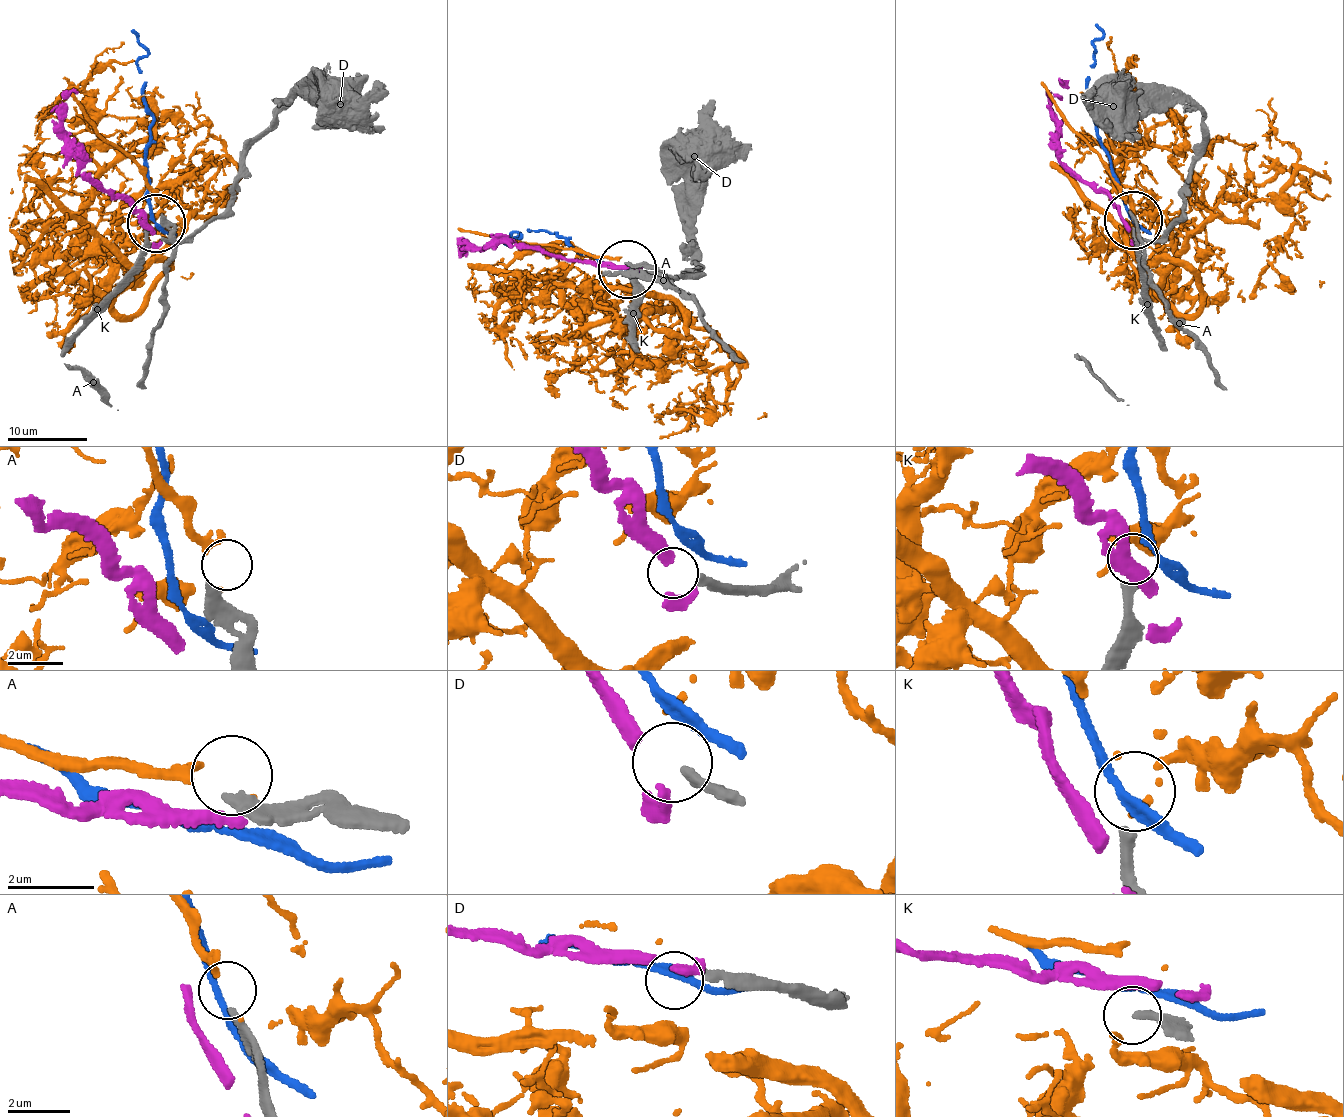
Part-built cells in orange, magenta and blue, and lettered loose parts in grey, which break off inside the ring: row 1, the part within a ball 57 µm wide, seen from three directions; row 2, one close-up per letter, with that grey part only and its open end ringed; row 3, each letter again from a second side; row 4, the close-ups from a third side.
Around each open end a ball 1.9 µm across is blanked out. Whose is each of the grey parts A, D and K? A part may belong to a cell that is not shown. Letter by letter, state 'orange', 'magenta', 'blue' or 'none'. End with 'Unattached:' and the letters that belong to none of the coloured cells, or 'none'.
A: none
D: none
K: none
Unattached: A, D, K

